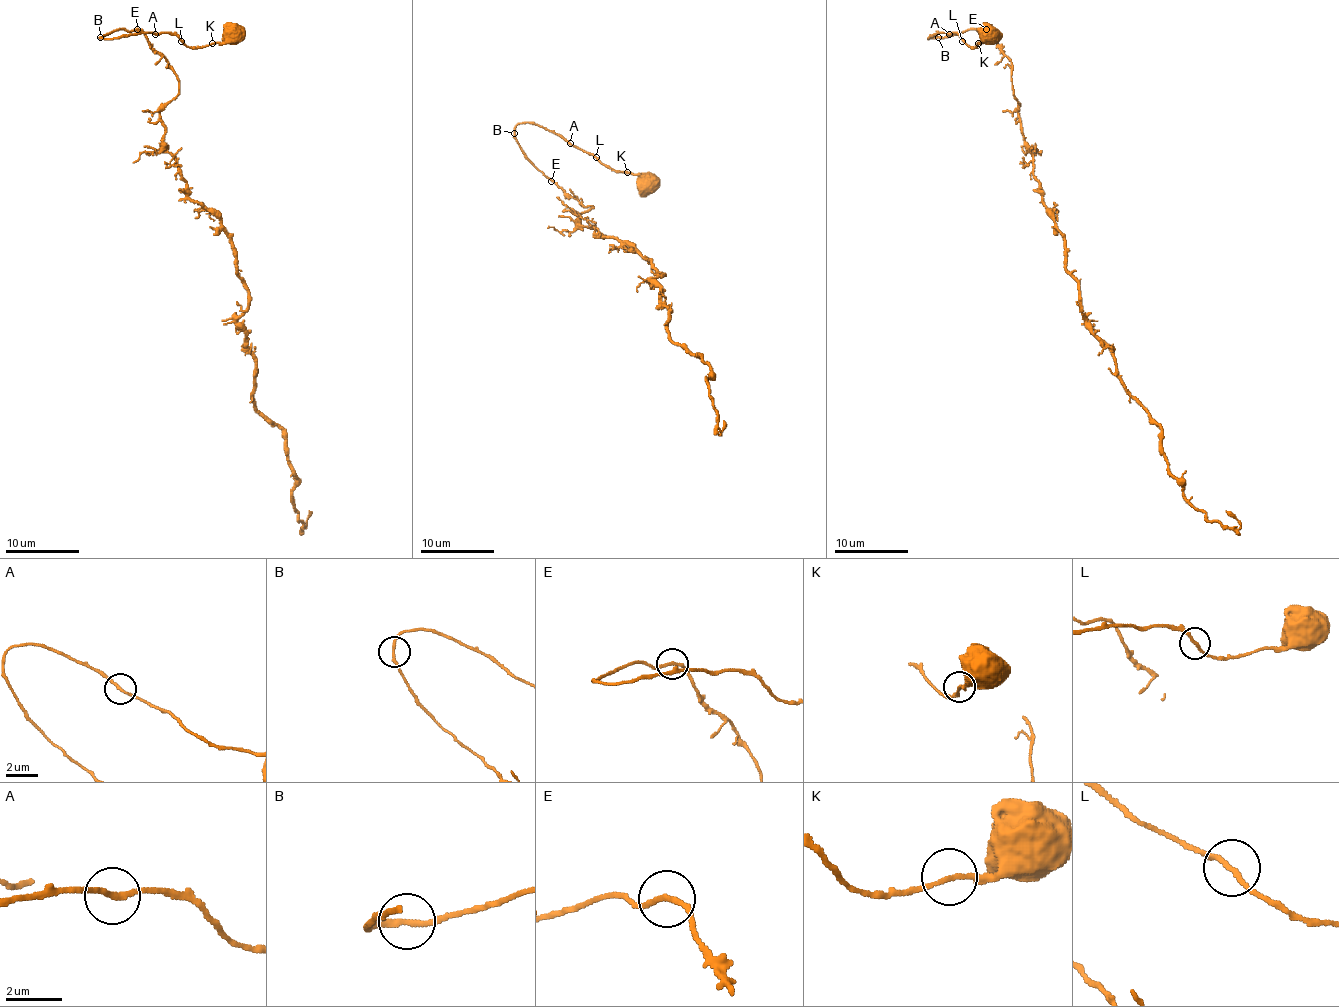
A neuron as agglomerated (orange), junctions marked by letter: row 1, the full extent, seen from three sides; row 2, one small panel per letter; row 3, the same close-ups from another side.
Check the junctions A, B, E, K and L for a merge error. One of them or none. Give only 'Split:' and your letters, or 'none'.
Split: none

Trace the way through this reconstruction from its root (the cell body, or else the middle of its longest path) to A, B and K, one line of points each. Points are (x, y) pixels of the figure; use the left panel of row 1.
A: (194, 202), (163, 141), (159, 113), (178, 94), (172, 66), (139, 29), (100, 37), (155, 33)
B: (194, 202), (163, 141), (159, 113), (178, 94), (172, 66), (139, 29), (100, 37)
K: (194, 202), (163, 141), (172, 66), (139, 29), (100, 37), (213, 42)

